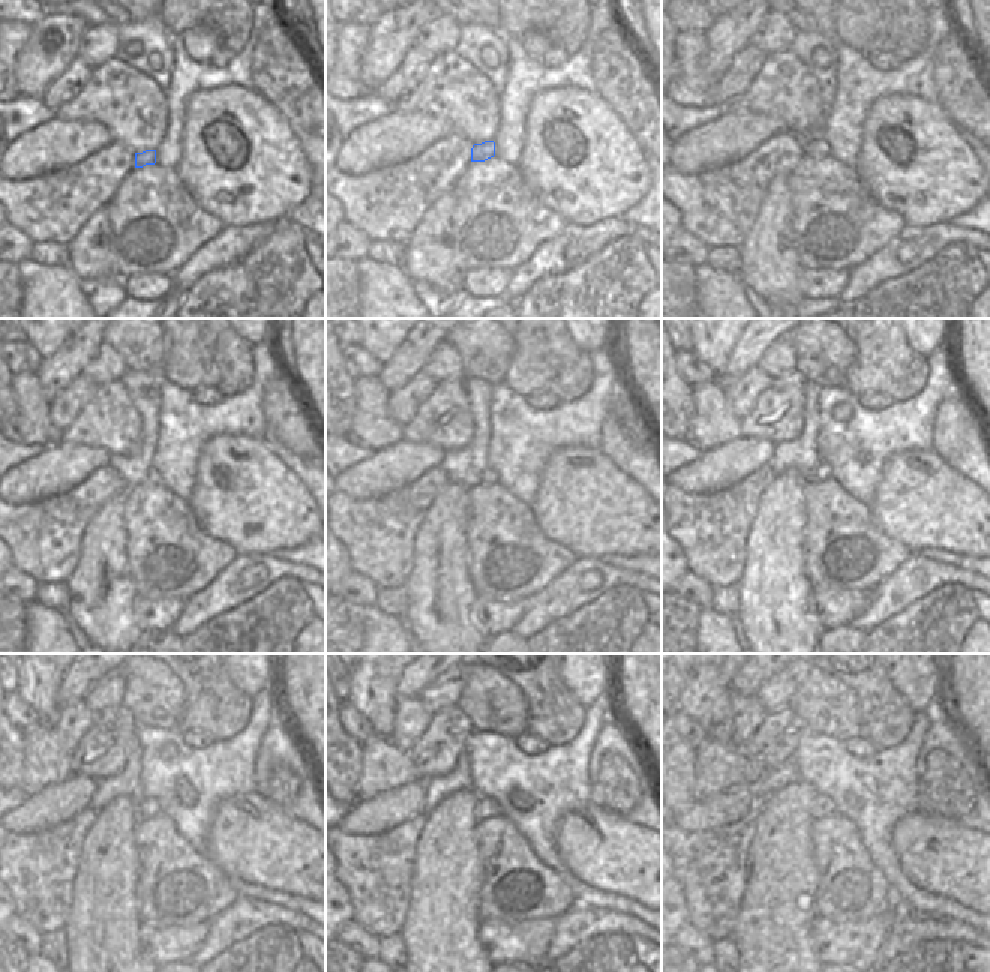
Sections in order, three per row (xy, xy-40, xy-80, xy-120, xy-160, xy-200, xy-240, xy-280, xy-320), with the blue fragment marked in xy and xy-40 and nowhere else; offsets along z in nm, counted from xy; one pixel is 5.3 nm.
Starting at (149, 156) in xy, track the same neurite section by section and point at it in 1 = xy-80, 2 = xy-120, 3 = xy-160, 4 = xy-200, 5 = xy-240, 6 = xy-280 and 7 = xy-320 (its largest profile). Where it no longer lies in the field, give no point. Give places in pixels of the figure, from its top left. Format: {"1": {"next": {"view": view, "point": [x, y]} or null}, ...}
{"1": {"next": {"view": "xy-80", "point": [816, 146]}}, "2": {"next": {"view": "xy-120", "point": [152, 477]}}, "3": {"next": {"view": "xy-160", "point": [489, 476]}}, "4": {"next": {"view": "xy-200", "point": [822, 473]}}, "5": {"next": {"view": "xy-240", "point": [147, 807]}}, "6": {"next": {"view": "xy-280", "point": [486, 807]}}, "7": {"next": {"view": "xy-320", "point": [822, 806]}}}

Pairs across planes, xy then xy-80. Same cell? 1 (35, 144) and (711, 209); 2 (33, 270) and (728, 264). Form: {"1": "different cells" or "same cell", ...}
{"1": "different cells", "2": "different cells"}

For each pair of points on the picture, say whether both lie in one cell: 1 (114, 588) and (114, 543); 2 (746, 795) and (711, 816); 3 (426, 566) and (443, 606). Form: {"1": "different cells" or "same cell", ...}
{"1": "same cell", "2": "same cell", "3": "same cell"}

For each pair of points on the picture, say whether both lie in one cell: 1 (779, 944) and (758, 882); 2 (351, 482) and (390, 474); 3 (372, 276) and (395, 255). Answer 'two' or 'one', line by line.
1: one
2: one
3: two

